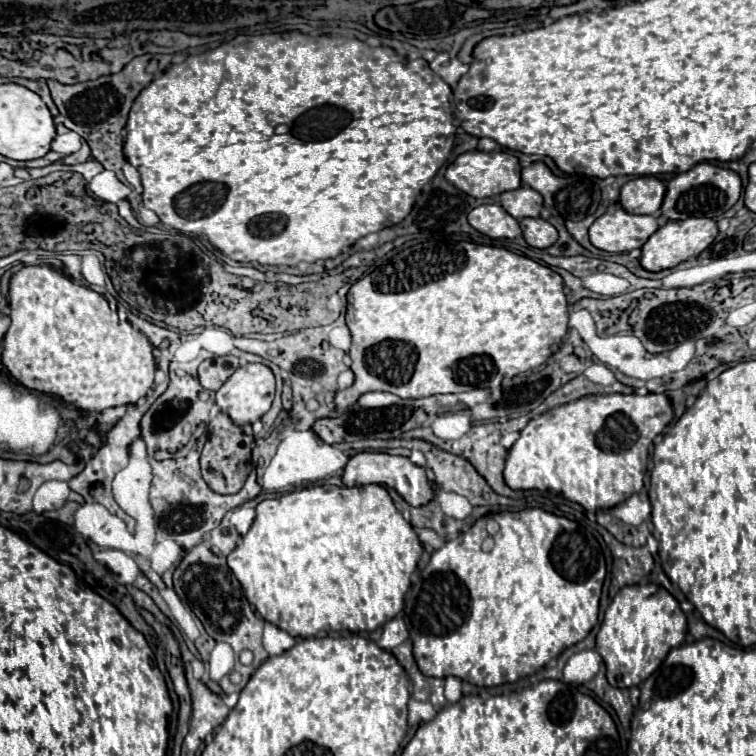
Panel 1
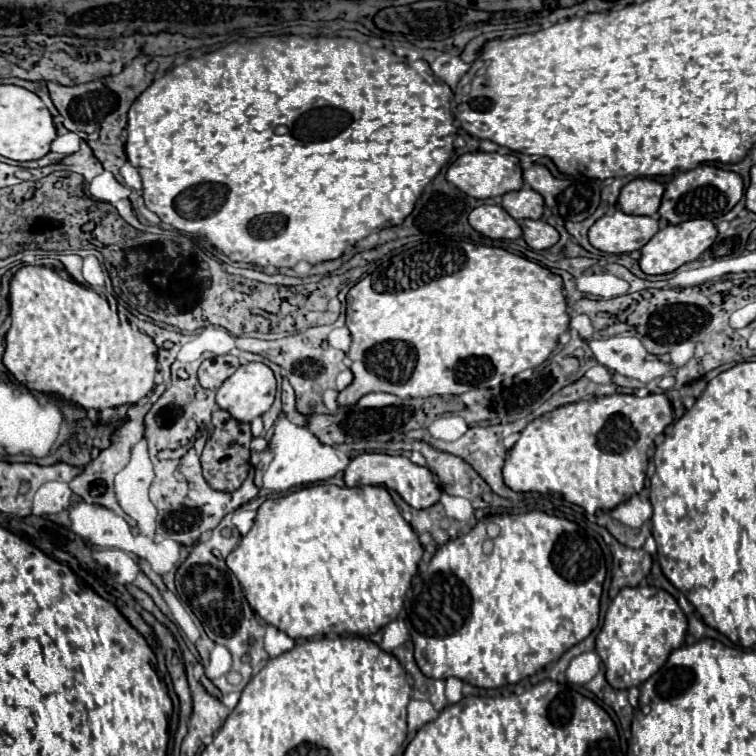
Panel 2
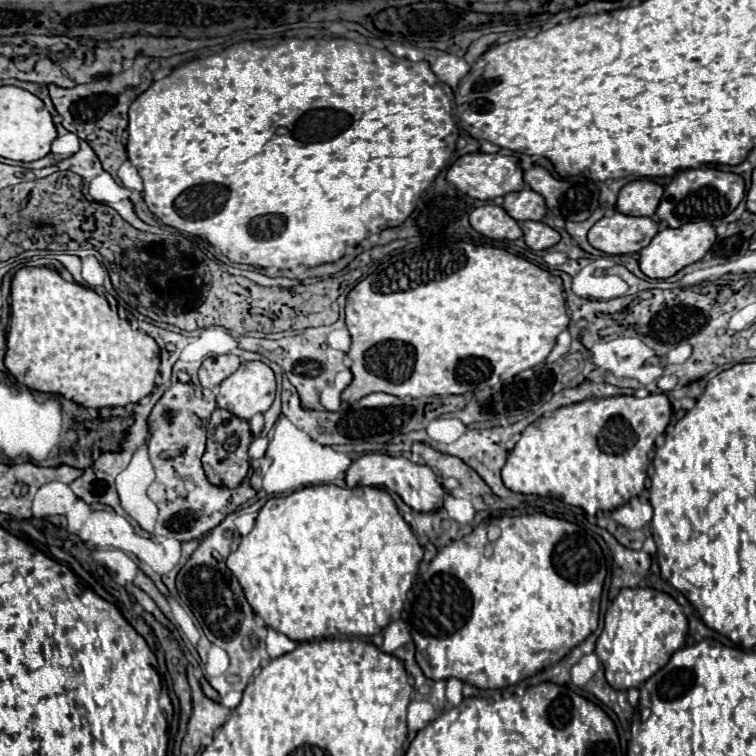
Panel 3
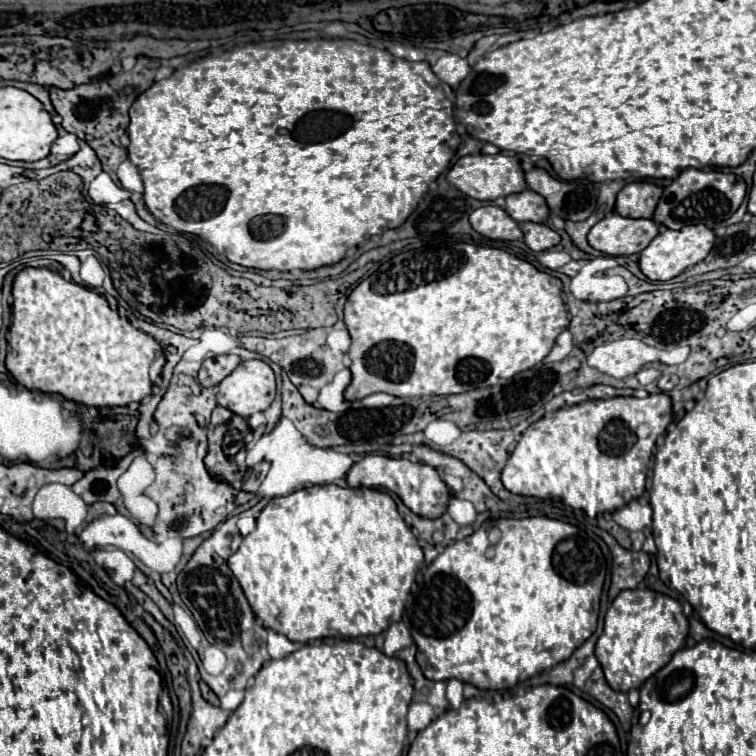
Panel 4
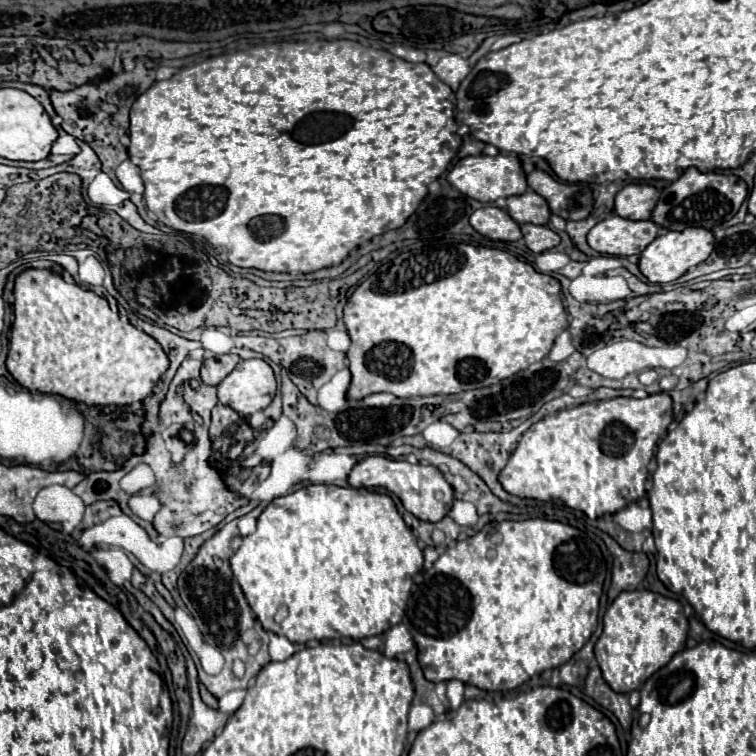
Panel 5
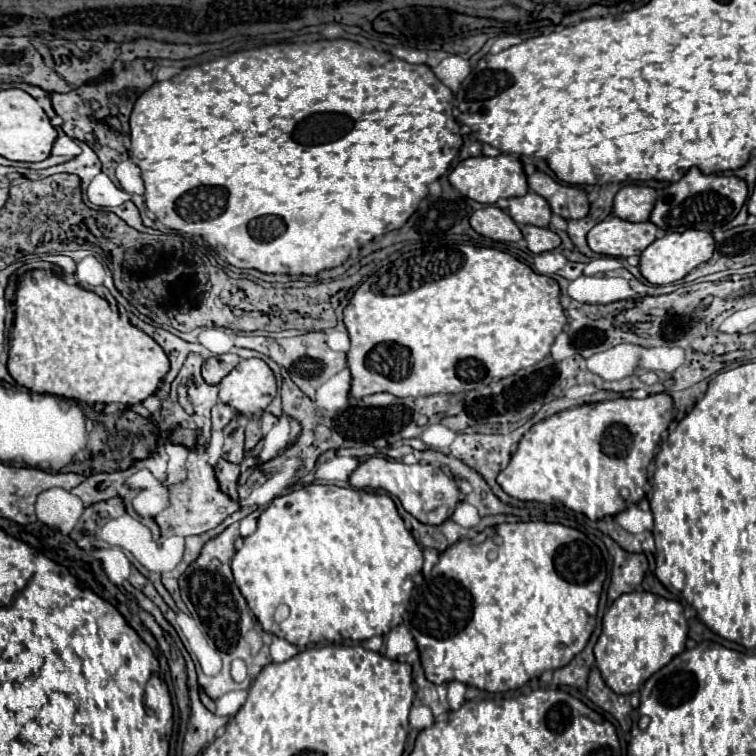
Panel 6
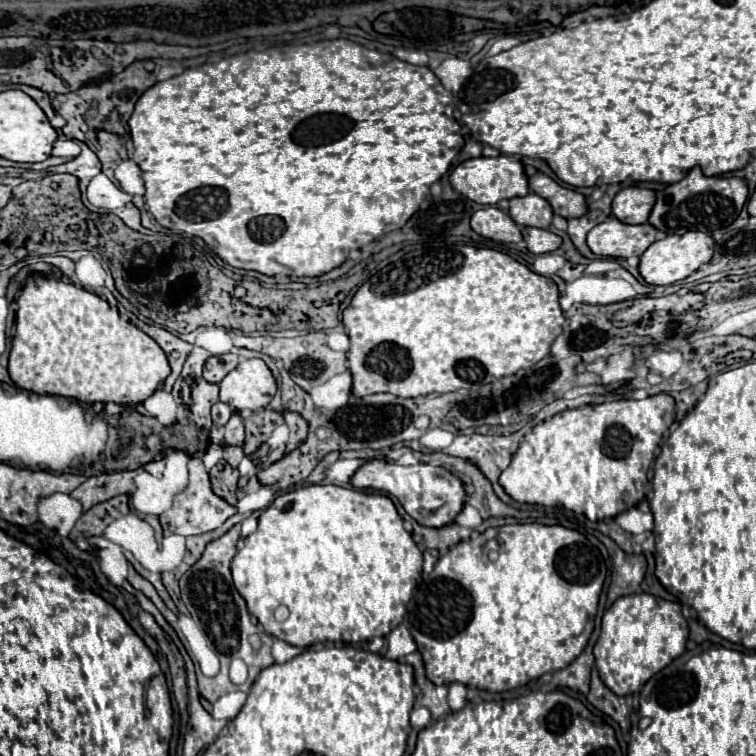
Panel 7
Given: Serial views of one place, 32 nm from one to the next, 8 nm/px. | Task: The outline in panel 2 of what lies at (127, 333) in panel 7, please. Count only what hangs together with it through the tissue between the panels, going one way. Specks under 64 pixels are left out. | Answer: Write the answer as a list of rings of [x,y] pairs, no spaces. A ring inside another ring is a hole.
[[[22,266],[14,274],[14,278],[10,282],[10,320],[12,320],[12,326],[6,332],[4,366],[28,390],[64,396],[68,402],[74,402],[74,404],[78,404],[78,406],[82,406],[86,410],[90,410],[90,408],[102,410],[102,408],[114,408],[114,406],[124,406],[124,404],[136,404],[138,400],[142,400],[154,388],[154,376],[158,372],[158,346],[154,344],[154,340],[148,334],[140,331],[135,323],[130,323],[129,320],[120,320],[118,318],[118,311],[113,311],[110,308],[108,300],[104,295],[96,294],[92,288],[82,286],[78,282],[64,280],[52,268],[46,268],[46,266]]]

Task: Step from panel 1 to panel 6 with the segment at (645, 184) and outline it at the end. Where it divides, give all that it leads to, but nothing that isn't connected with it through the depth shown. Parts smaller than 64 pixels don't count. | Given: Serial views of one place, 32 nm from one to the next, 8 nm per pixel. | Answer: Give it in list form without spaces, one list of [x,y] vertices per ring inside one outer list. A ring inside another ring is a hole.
[[[624,186],[614,198],[614,214],[628,222],[648,222],[656,192],[648,186]]]

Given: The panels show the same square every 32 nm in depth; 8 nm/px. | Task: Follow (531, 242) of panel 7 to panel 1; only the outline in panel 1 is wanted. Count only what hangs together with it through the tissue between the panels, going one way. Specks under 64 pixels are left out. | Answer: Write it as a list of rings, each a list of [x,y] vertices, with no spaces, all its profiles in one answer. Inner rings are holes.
[[[522,218],[518,220],[524,240],[532,246],[532,248],[550,248],[556,240],[558,240],[558,232],[552,224],[548,224],[542,218]]]

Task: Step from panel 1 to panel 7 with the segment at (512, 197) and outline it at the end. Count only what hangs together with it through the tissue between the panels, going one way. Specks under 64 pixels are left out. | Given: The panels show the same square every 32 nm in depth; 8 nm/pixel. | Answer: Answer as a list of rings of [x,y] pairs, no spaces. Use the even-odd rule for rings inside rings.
[[[534,192],[522,196],[522,198],[512,198],[510,200],[510,218],[518,226],[534,226],[534,228],[548,228],[552,224],[552,208],[550,204],[536,196]]]

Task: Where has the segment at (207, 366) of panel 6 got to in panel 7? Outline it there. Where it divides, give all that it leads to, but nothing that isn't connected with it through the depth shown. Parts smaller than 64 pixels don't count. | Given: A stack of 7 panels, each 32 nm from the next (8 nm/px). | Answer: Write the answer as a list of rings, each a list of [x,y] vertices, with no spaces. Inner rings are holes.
[[[222,354],[222,356],[212,356],[204,364],[204,378],[208,382],[218,384],[230,370],[234,370],[240,362],[238,354]]]

